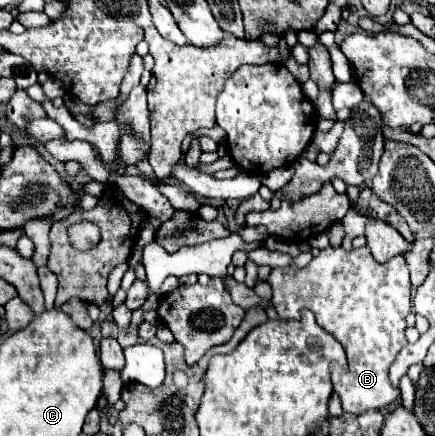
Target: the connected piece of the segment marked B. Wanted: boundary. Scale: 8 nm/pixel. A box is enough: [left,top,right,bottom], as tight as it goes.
[267,247,411,415]

